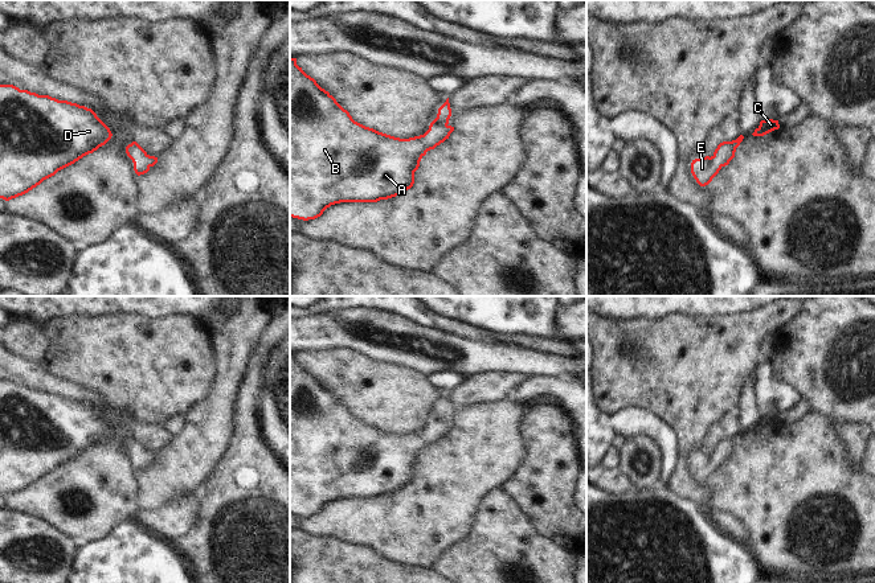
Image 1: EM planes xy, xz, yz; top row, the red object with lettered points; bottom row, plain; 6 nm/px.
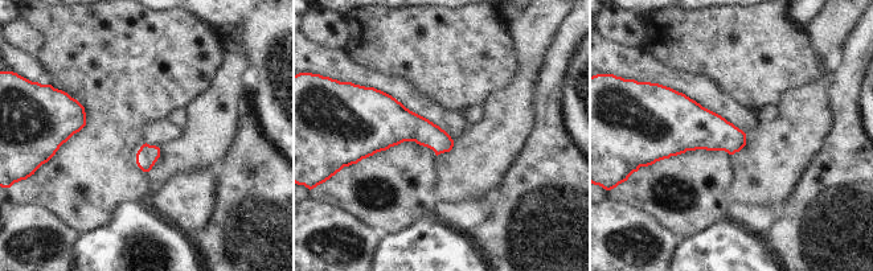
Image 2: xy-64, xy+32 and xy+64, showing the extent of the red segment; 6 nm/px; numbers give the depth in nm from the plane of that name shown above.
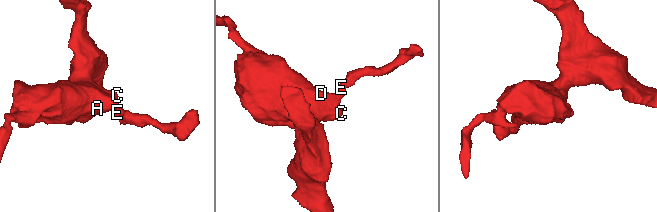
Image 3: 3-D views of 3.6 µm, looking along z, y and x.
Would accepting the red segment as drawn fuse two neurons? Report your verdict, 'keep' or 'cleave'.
keep

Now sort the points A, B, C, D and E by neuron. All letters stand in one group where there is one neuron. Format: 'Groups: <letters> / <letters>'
Groups: A B C D E

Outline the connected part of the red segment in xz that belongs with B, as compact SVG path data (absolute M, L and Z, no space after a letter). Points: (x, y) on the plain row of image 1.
M290 353L290 513L308 517L320 513L335 500L377 498L402 490L413 483L414 468L426 448L449 435L454 427L449 420L450 412L447 394L424 431L400 435L379 428L355 418L328 387L297 361L297 354Z

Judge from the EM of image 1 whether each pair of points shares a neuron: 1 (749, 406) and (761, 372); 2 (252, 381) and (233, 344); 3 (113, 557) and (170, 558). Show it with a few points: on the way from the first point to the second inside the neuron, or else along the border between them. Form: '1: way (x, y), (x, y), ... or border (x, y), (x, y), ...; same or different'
1: border (755, 373), (756, 405), (761, 415); different
2: border (258, 341), (241, 381); different
3: way (127, 558), (155, 558); same

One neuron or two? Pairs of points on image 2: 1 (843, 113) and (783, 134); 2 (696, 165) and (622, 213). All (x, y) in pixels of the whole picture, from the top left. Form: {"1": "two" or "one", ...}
{"1": "two", "2": "two"}

